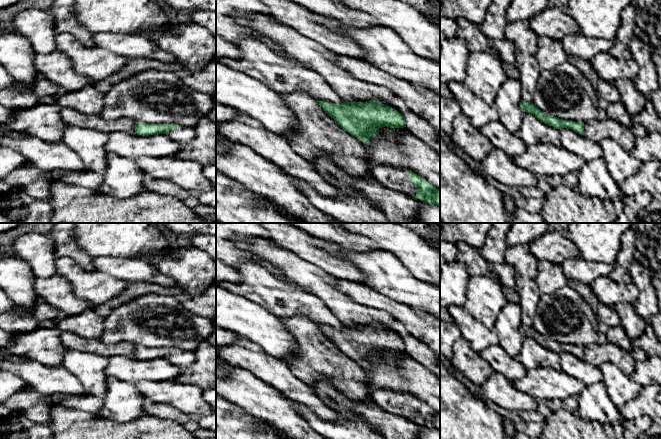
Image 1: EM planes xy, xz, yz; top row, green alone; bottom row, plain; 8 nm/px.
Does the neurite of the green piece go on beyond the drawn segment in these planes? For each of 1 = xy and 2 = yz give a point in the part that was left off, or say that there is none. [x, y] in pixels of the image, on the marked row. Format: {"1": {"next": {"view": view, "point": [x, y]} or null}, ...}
{"1": {"next": {"view": "xy", "point": [182, 135]}}, "2": {"next": null}}

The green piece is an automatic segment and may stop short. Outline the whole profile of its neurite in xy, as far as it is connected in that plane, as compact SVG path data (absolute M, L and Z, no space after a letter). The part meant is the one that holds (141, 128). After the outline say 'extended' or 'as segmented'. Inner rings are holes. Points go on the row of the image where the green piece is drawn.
M136 122L135 132L137 135L149 136L155 134L166 134L171 140L181 144L188 143L195 138L195 131L191 127L180 127L177 124L148 124Z | extended

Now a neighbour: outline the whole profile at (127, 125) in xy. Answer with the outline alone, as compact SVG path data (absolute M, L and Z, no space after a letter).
M61 107L60 115L62 121L67 126L77 126L107 133L127 132L136 134L136 122L129 118L106 120L100 117L99 115L88 115L85 113L80 113L74 109L65 107Z

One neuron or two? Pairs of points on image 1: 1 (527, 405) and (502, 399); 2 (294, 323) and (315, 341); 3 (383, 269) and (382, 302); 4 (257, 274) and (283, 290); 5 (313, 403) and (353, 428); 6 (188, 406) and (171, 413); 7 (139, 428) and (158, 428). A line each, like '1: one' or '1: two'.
1: one
2: one
3: two
4: one
5: two
6: two
7: one

